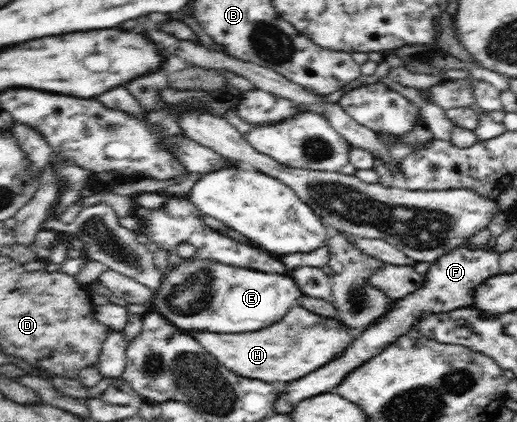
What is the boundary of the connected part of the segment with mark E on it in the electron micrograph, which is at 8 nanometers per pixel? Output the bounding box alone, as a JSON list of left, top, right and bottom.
[153,257,304,334]

